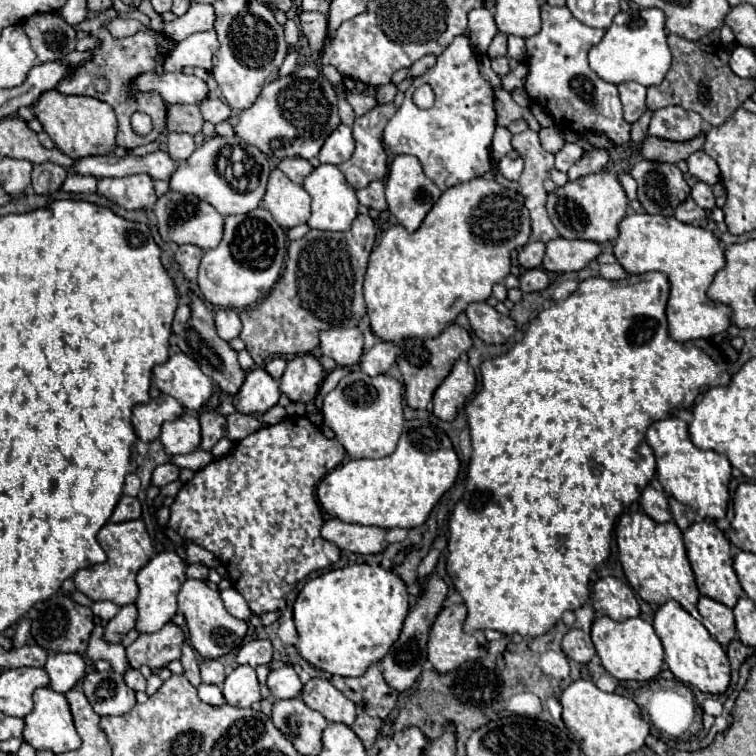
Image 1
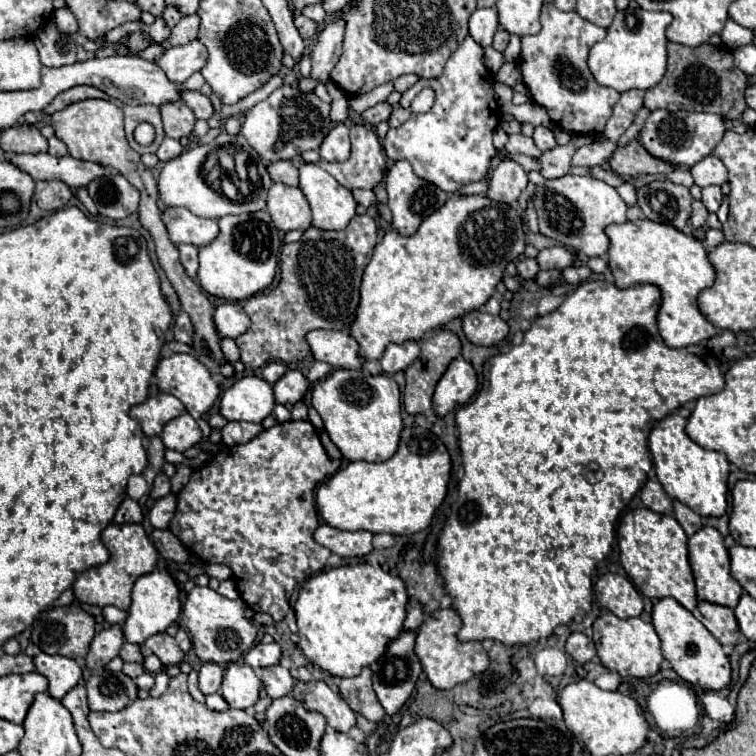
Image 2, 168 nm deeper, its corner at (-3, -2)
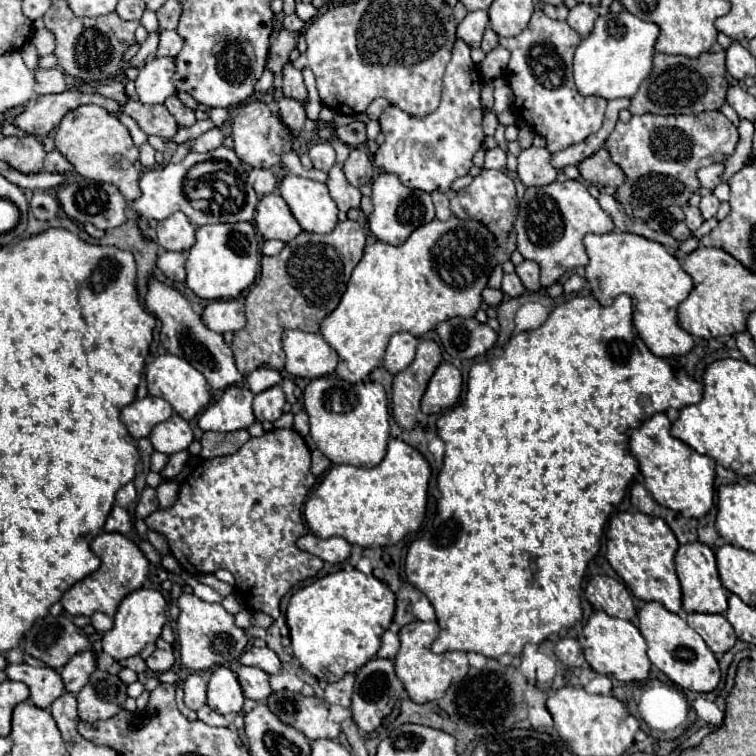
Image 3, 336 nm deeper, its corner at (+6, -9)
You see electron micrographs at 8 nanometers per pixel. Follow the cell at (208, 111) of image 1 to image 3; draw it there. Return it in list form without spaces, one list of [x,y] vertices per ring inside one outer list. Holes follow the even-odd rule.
[[[176,95],[166,99],[166,109],[172,113],[172,117],[176,119],[178,125],[194,125],[196,123],[196,115],[192,109],[188,109]]]

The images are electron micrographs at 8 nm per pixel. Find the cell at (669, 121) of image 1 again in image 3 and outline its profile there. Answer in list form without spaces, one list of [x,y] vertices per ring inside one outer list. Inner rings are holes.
[[[706,111],[698,115],[668,115],[668,117],[644,113],[644,115],[634,115],[628,123],[618,121],[604,145],[610,151],[612,161],[618,163],[626,175],[626,183],[618,187],[614,197],[624,205],[628,215],[640,217],[642,221],[646,221],[658,209],[670,205],[686,207],[690,195],[700,189],[696,171],[704,165],[726,161],[726,157],[734,151],[736,143],[738,143],[736,127],[720,111]]]

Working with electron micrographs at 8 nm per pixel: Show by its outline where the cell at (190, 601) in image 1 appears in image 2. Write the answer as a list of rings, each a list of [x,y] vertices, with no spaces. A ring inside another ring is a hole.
[[[195,586],[189,592],[183,604],[181,618],[183,618],[183,626],[187,628],[191,636],[193,650],[197,658],[203,662],[215,662],[221,666],[231,664],[239,660],[253,646],[257,636],[255,626],[245,618],[245,602],[241,598],[229,600],[221,596],[219,592],[211,588],[203,588],[203,586]]]

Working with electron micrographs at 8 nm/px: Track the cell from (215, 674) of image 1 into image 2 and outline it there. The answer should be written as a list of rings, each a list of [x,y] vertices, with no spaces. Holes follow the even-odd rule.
[[[203,664],[199,670],[199,690],[209,696],[219,692],[221,688],[221,678],[223,678],[223,668],[219,664]]]

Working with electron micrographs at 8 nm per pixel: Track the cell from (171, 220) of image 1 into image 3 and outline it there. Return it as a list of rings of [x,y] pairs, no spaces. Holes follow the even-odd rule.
[[[174,213],[156,227],[156,241],[166,251],[188,251],[196,243],[196,227],[184,213]]]

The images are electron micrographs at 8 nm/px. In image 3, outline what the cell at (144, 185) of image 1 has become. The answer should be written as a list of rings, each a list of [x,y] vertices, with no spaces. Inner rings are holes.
[[[72,173],[68,177],[68,181],[60,187],[58,191],[58,199],[66,211],[66,215],[70,219],[76,219],[78,223],[94,223],[98,229],[110,229],[110,227],[118,227],[126,221],[126,199],[122,197],[122,193],[110,185],[110,183],[98,183],[98,181],[88,181],[76,173]]]

